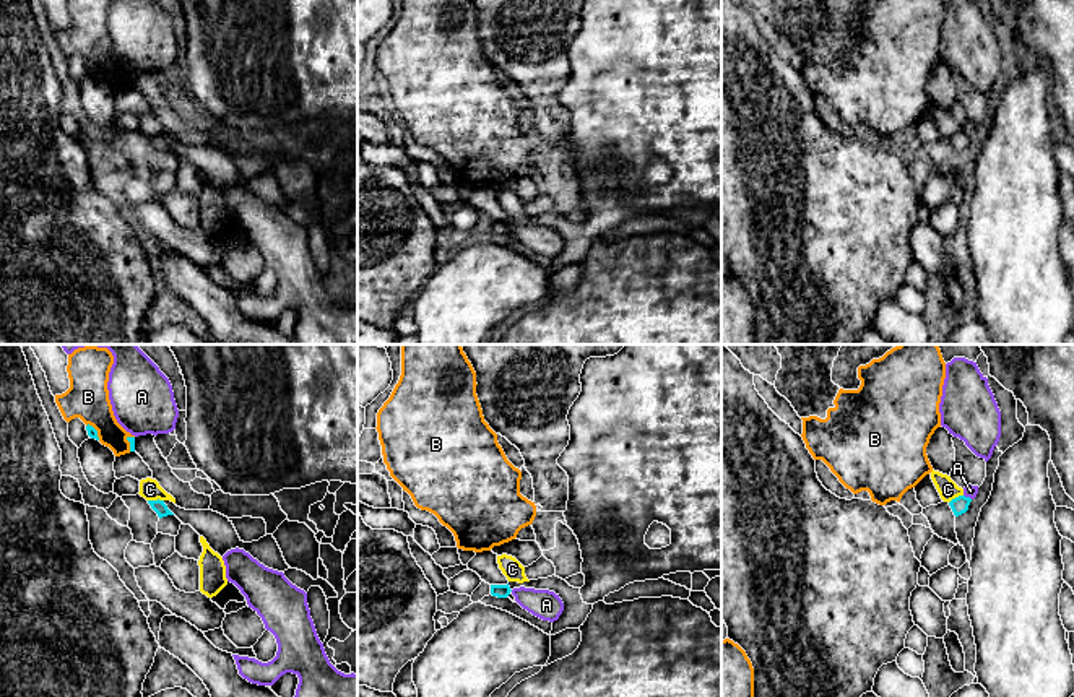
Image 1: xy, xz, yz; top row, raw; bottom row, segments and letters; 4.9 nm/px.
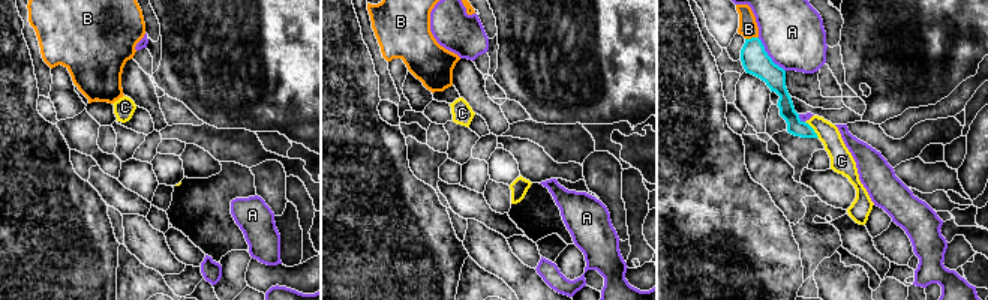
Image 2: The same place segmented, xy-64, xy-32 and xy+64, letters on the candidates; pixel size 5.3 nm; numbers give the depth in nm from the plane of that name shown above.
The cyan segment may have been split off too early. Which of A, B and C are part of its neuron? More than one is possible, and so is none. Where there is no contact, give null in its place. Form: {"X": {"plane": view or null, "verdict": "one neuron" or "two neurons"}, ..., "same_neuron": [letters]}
{"A": {"plane": "yz", "verdict": "two neurons"}, "B": {"plane": "xy", "verdict": "two neurons"}, "C": {"plane": "xy", "verdict": "two neurons"}, "same_neuron": []}

